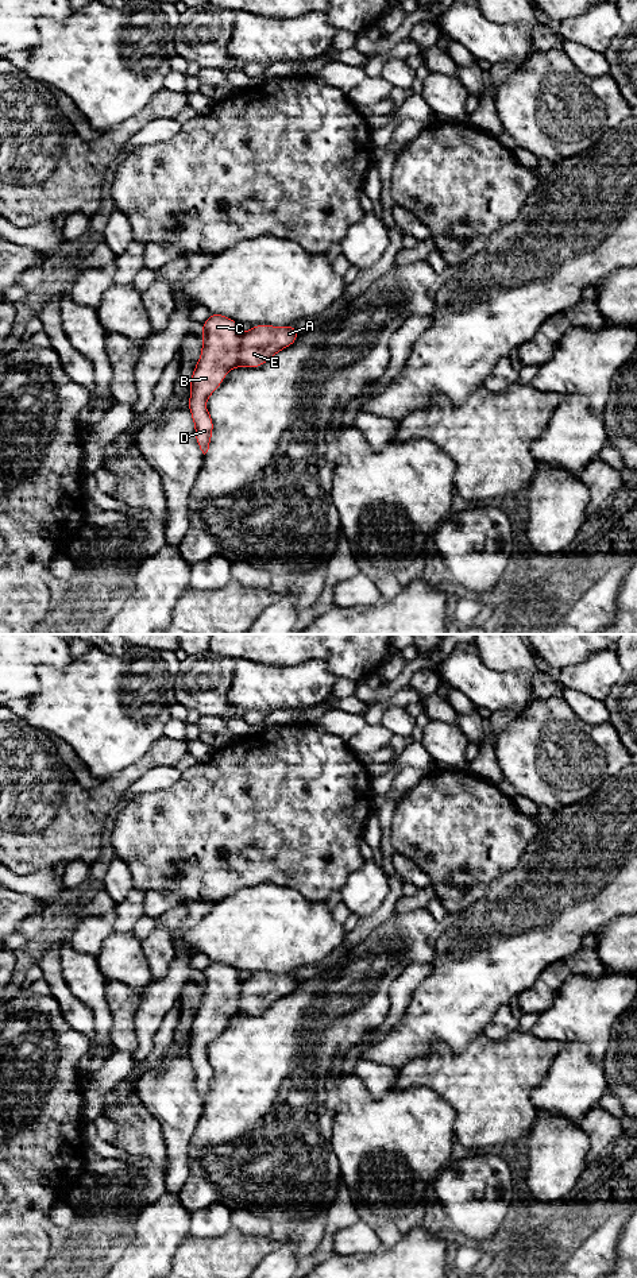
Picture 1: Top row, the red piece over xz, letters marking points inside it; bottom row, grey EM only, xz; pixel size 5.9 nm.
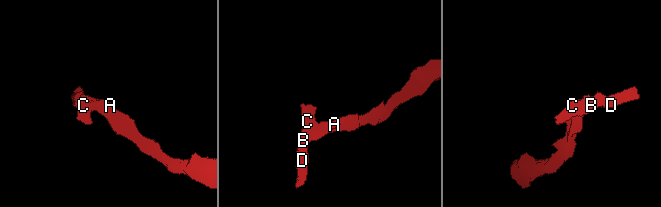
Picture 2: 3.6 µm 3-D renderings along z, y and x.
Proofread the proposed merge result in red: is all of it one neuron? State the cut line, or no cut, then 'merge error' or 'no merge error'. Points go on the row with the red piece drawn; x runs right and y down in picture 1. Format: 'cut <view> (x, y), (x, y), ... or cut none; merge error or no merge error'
cut xz (242, 334), (238, 365); merge error

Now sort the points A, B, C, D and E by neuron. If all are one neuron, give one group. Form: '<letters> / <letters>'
A E / B C D

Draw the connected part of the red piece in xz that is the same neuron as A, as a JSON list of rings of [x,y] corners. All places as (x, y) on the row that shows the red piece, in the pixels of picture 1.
[[[254,325],[250,332],[242,333],[239,366],[256,368],[297,339],[296,325]]]

